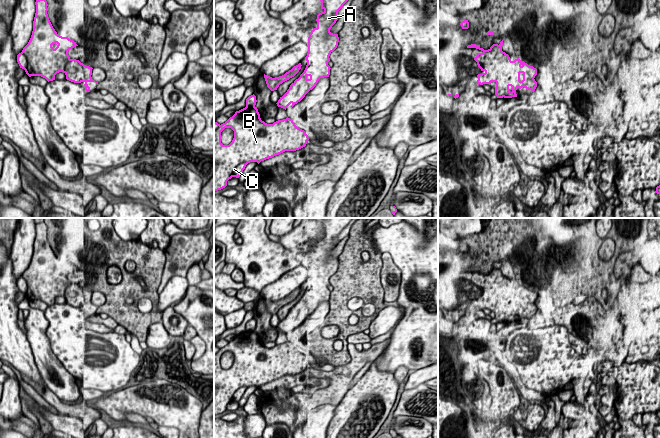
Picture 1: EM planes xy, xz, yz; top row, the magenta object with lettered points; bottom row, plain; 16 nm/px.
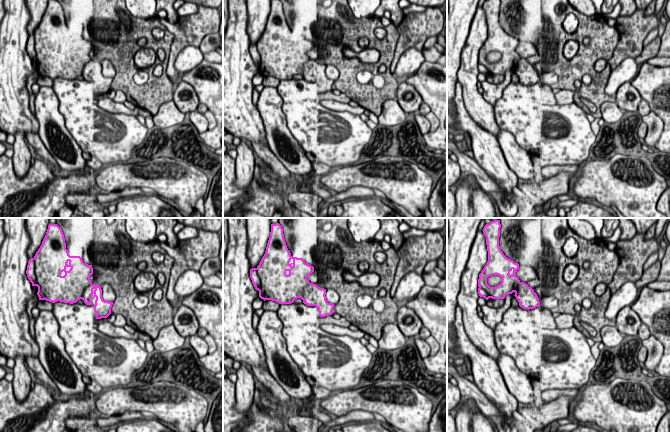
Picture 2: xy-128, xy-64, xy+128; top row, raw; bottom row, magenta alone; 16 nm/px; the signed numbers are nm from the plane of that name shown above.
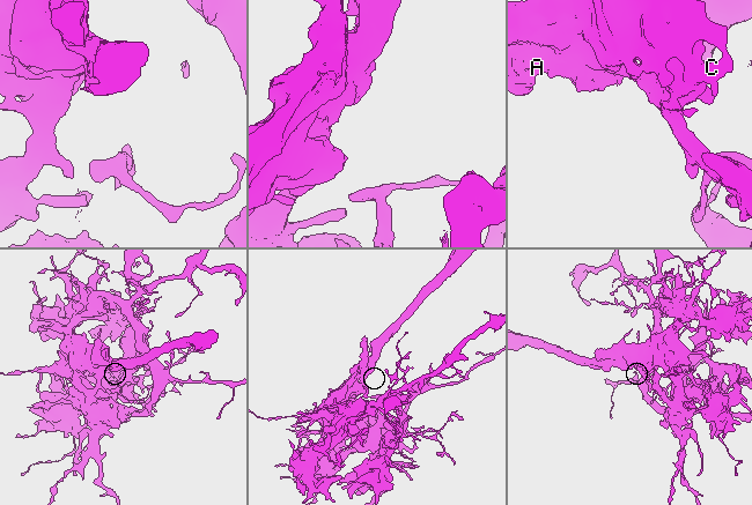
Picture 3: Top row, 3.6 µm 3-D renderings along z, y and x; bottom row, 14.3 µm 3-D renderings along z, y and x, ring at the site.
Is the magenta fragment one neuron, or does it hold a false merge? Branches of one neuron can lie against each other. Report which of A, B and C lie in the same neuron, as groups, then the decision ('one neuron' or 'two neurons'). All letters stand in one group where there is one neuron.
A B / C; two neurons

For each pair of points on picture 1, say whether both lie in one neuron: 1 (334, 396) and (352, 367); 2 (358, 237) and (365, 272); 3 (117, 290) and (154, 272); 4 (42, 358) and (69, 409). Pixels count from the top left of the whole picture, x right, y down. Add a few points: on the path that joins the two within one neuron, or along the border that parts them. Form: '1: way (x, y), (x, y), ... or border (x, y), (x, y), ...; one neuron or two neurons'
1: way (337, 389), (340, 379), (345, 374); one neuron
2: way (356, 246), (356, 263); one neuron
3: way (129, 290), (146, 292), (152, 284); one neuron
4: border (47, 387), (61, 400), (77, 402); two neurons

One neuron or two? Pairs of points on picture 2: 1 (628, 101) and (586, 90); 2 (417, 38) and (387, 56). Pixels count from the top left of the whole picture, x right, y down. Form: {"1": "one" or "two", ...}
{"1": "two", "2": "two"}

